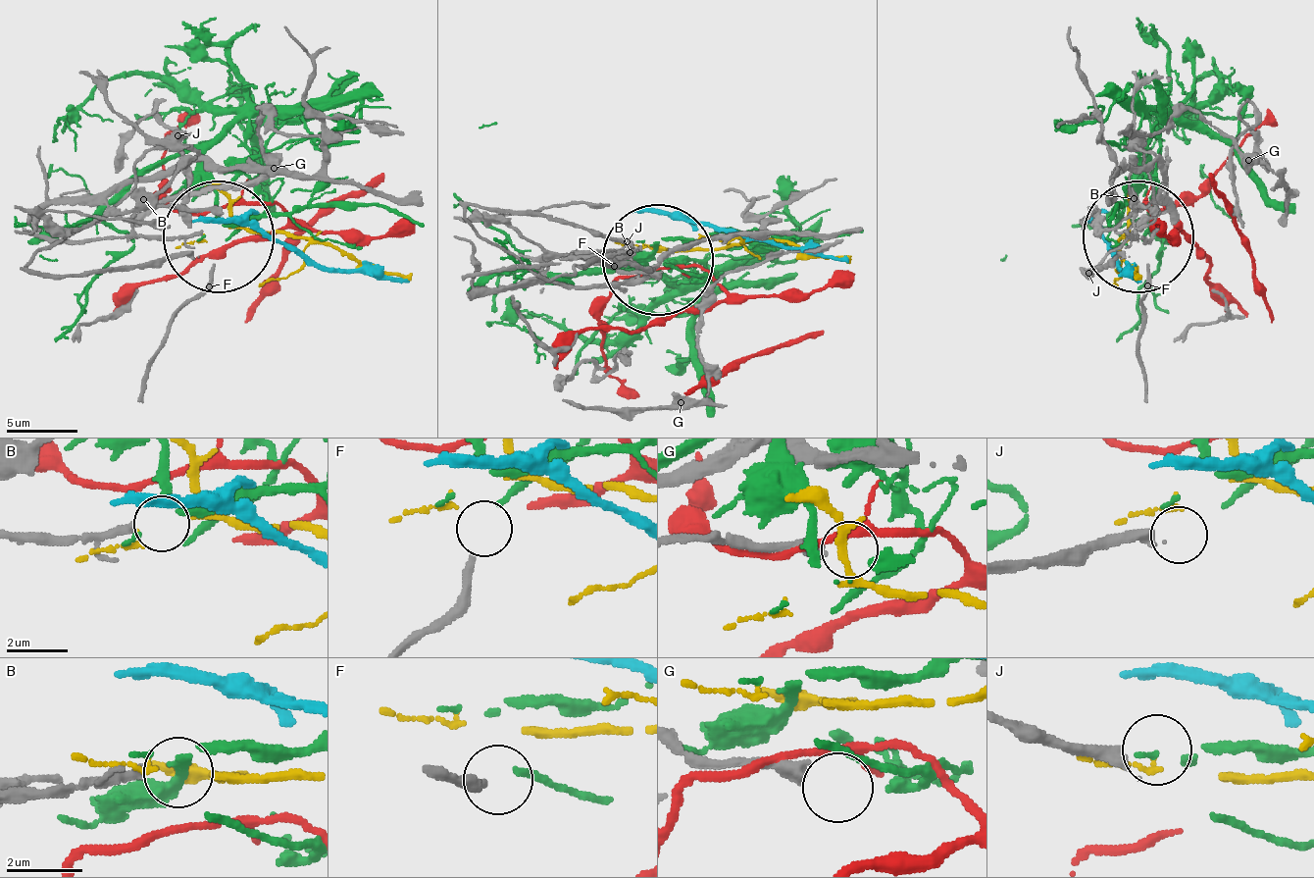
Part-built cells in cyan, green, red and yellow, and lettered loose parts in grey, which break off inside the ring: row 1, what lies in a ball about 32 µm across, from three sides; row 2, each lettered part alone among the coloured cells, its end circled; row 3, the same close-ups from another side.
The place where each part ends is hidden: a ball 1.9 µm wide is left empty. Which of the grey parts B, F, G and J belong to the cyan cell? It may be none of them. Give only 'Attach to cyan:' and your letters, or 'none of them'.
Attach to cyan: none of them

